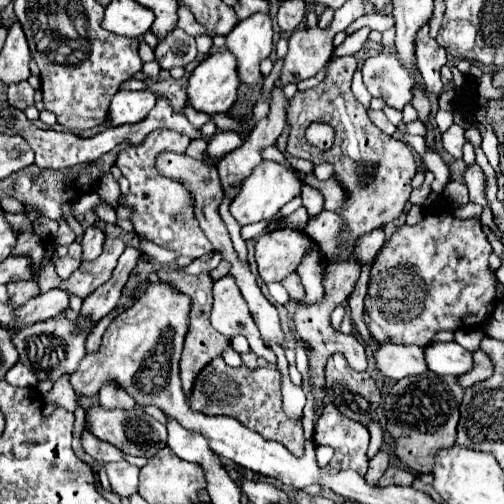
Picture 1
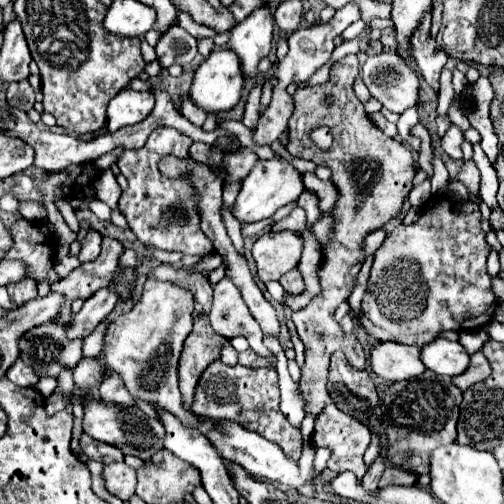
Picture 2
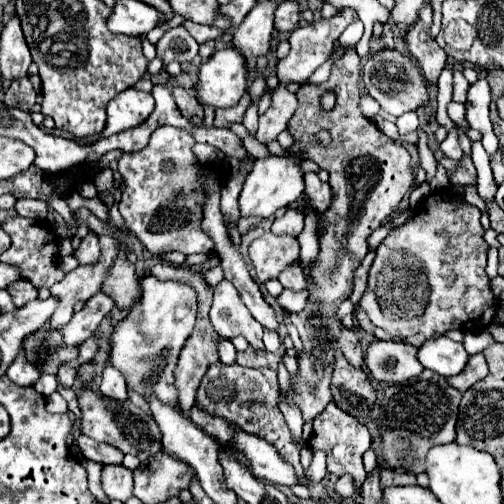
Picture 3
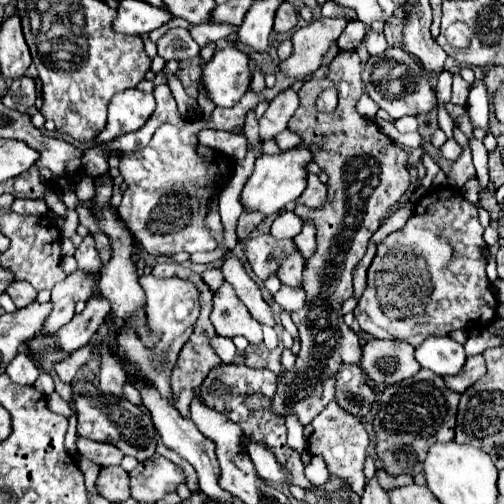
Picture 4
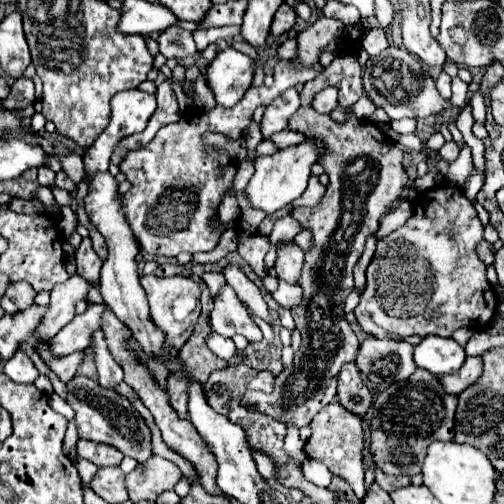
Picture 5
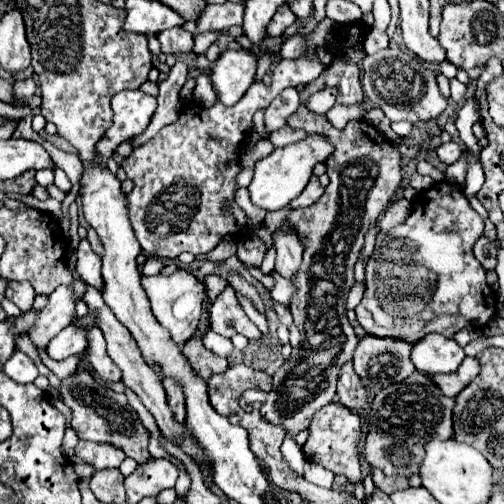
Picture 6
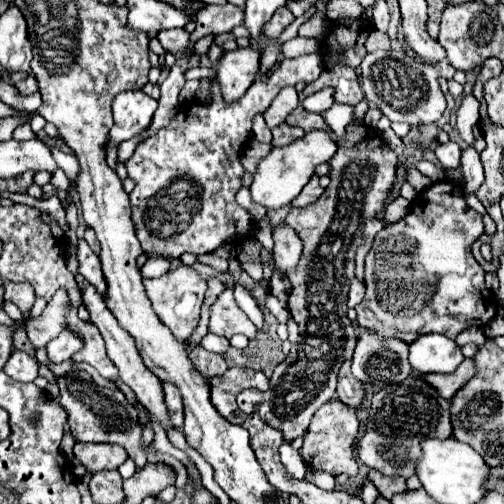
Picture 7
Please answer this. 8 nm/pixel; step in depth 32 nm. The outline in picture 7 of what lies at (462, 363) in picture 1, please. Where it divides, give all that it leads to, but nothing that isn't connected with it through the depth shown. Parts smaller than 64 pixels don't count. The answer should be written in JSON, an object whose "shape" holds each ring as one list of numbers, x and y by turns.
{"shape":[[424,334,410,344,410,364,416,372,454,372,464,360,460,346,440,334]]}

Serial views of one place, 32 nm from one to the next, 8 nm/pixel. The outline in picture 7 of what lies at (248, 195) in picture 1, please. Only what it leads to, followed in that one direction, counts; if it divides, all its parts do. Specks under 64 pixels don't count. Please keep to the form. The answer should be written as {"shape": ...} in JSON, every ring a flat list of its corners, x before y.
{"shape":[[308,132,304,134,304,138,282,146,282,148,272,148,272,152,260,160,256,174,254,174,254,182,250,184,250,192,252,192,252,200,268,210,276,210,276,208,284,208,288,206,300,192,302,188,308,184,310,176,314,174,314,168,322,162,328,162,336,152,336,144,330,140,330,136,326,132]]}

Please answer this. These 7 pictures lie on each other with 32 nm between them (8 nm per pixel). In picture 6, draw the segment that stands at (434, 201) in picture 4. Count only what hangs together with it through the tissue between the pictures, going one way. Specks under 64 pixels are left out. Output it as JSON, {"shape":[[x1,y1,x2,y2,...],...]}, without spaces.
{"shape":[[440,182,420,192,412,202,412,210,402,226,376,236,376,250,366,264,366,292,354,310,358,324,372,336,398,338,410,344,416,344,418,338,432,332,452,338,466,326,484,328,496,314,496,294,486,284,486,270,472,252,484,232,482,218,470,206,462,190,450,182]]}

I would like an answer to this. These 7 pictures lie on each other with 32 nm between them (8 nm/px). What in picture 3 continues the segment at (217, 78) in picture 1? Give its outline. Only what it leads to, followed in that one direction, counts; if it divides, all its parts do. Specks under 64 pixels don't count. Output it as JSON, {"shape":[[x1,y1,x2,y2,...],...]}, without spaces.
{"shape":[[232,46,216,50,198,72,194,84,194,98,202,106,232,108,246,92,244,58]]}

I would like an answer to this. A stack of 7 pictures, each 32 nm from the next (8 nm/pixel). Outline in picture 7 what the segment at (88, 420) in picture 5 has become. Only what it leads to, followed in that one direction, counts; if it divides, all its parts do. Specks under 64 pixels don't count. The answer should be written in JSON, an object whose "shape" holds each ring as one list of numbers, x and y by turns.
{"shape":[[72,370,68,376,58,380,60,388,60,404,68,410,68,424,72,434,78,442,112,442,120,444,128,456,142,468,146,460,144,440,142,440,142,426,138,424,138,412,132,404,128,404,126,396,120,390,110,390,98,386,92,376,84,370]]}

